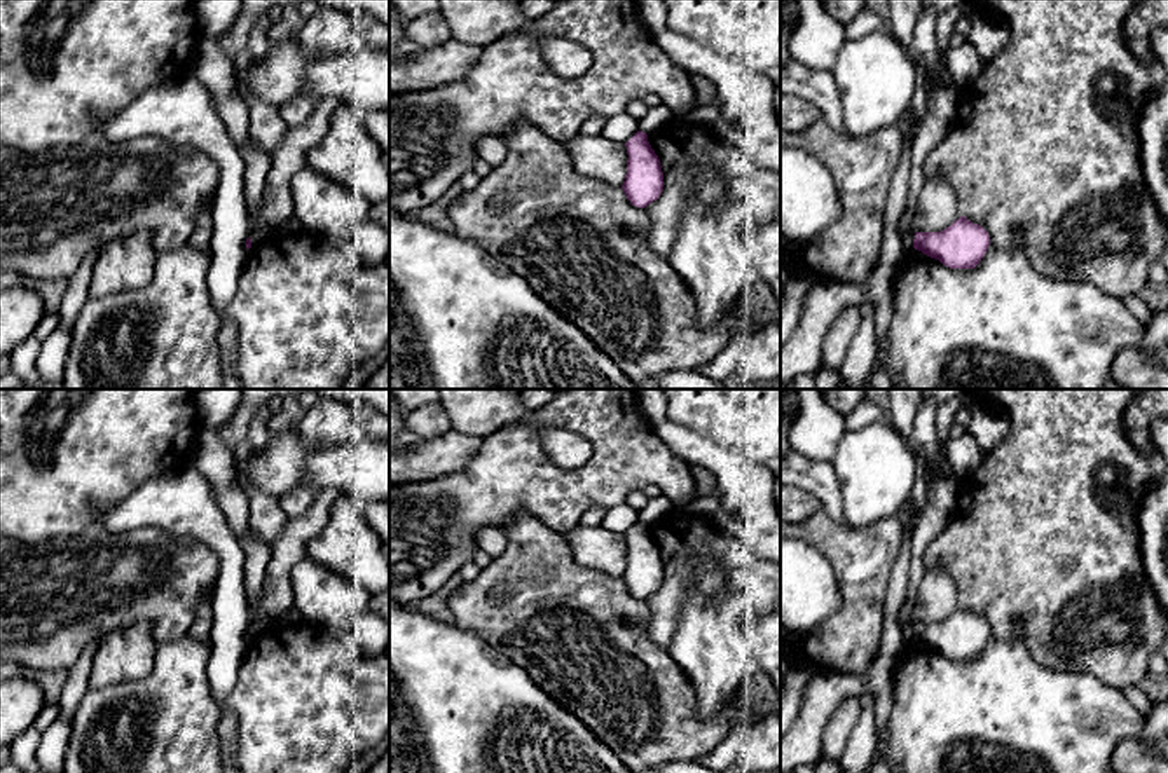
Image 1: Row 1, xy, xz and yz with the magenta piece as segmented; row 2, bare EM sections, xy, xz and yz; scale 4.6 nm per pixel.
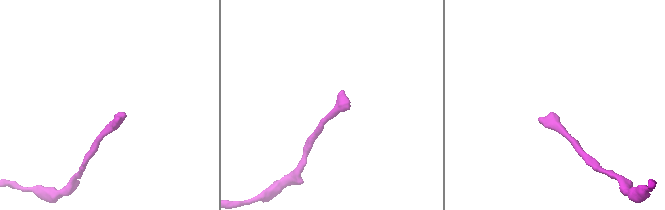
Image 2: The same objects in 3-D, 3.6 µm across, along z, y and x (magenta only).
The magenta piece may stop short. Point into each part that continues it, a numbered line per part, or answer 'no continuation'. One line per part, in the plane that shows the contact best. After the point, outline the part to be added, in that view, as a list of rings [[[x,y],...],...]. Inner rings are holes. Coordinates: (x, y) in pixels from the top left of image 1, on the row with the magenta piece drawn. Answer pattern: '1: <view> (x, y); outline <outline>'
no continuation

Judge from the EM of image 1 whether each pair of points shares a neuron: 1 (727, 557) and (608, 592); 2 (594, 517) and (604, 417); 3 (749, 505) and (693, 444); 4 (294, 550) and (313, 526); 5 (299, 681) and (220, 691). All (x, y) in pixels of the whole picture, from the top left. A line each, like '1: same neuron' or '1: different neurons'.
1: different neurons
2: different neurons
3: same neuron
4: same neuron
5: different neurons

